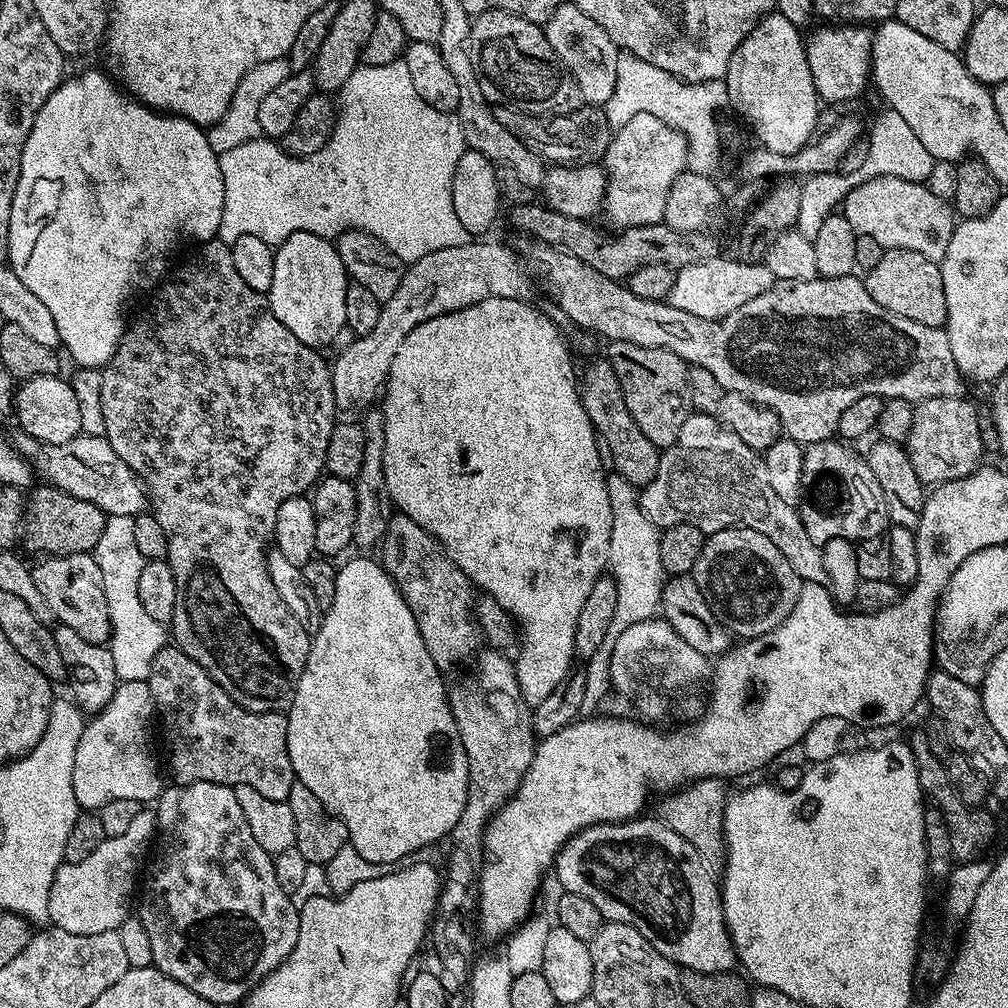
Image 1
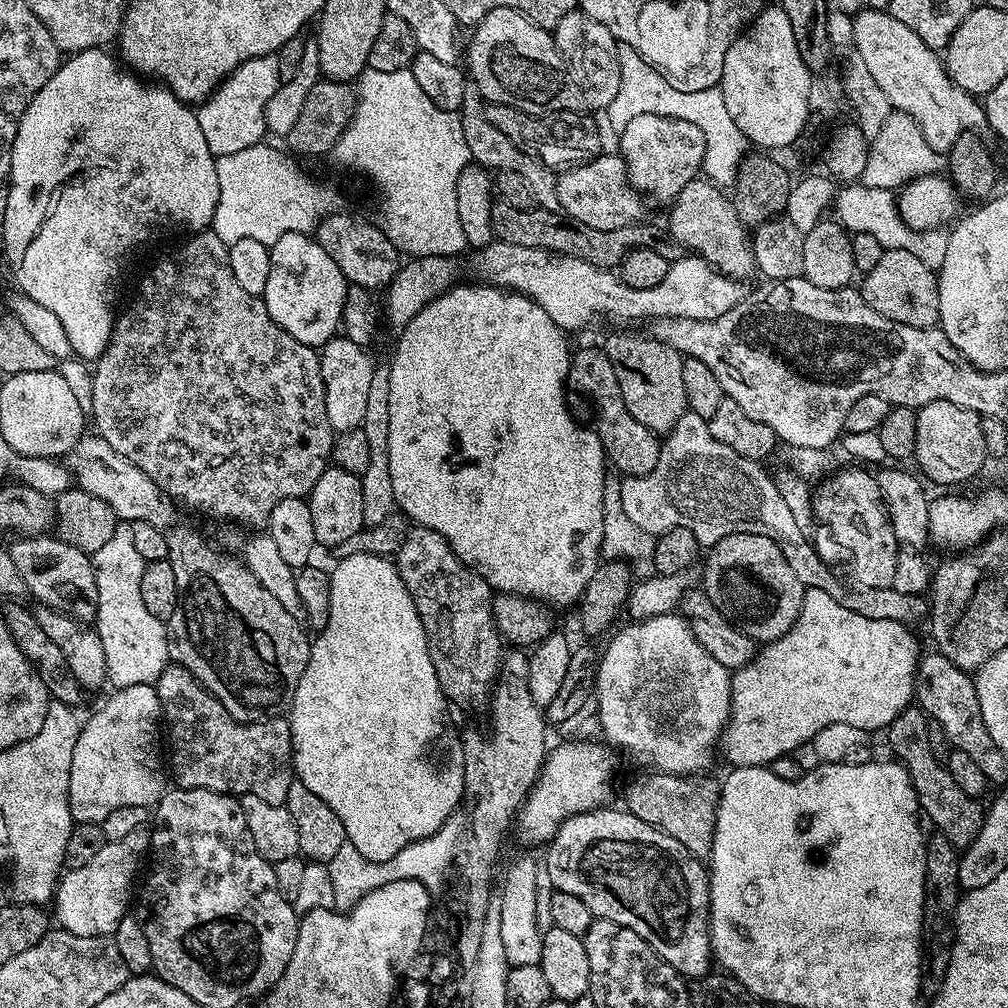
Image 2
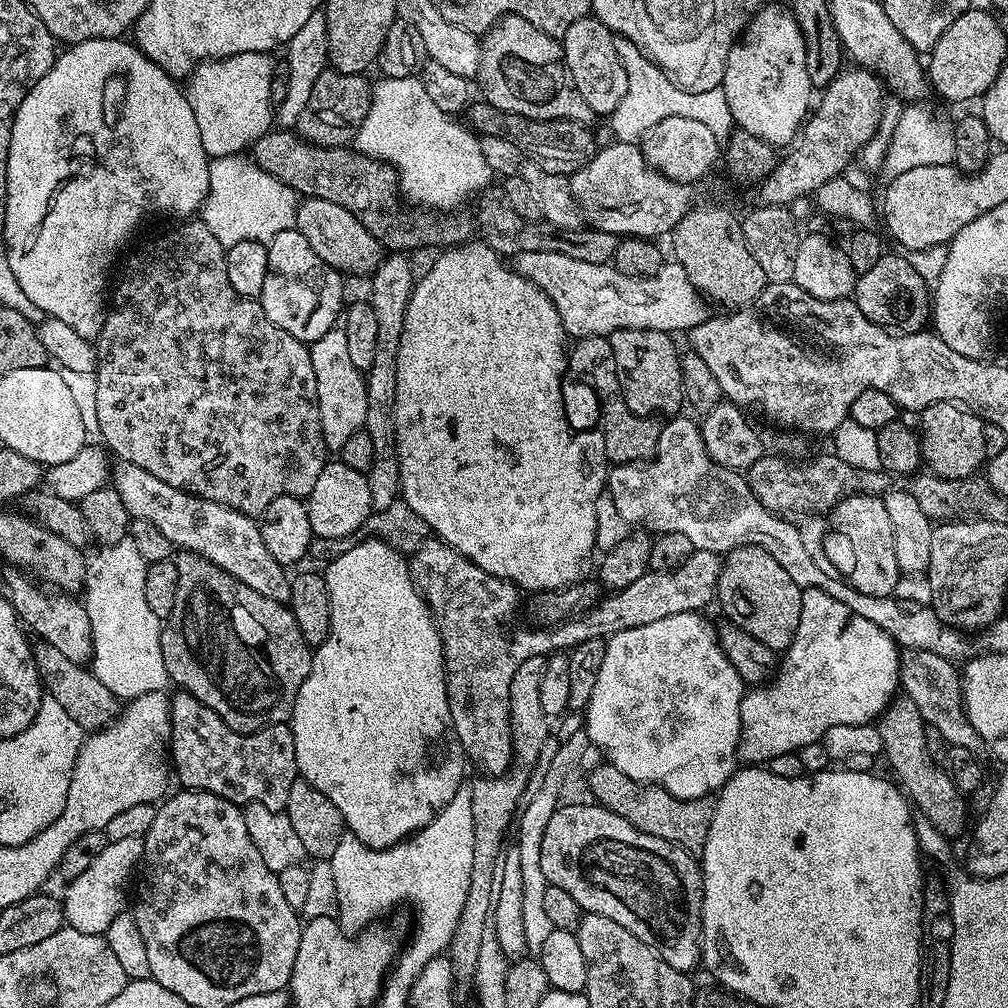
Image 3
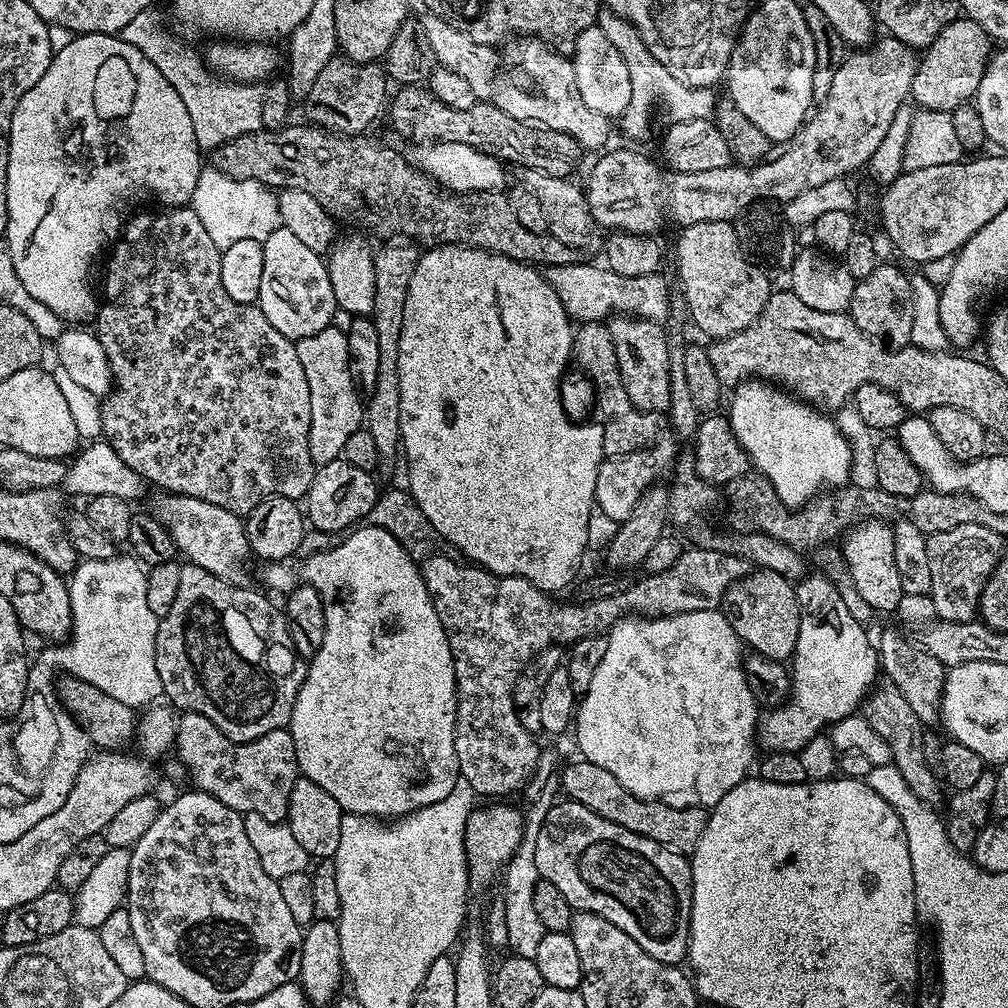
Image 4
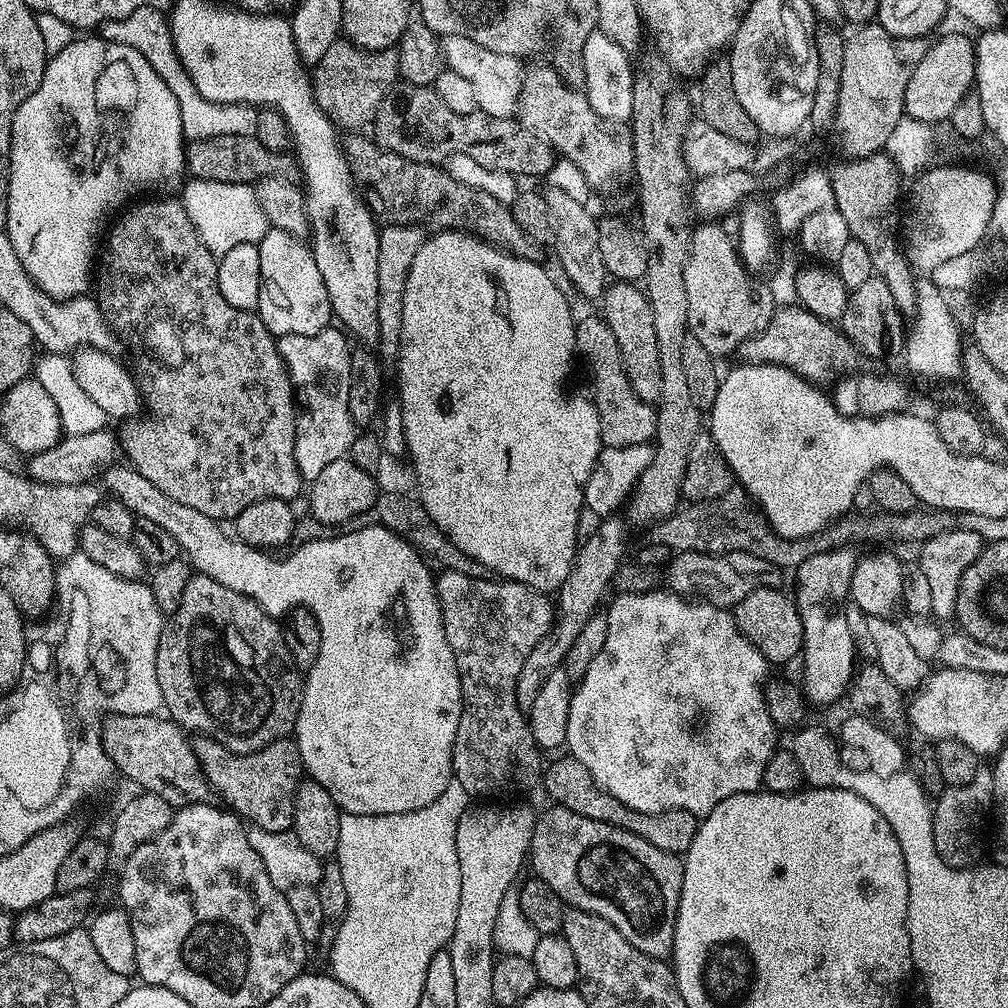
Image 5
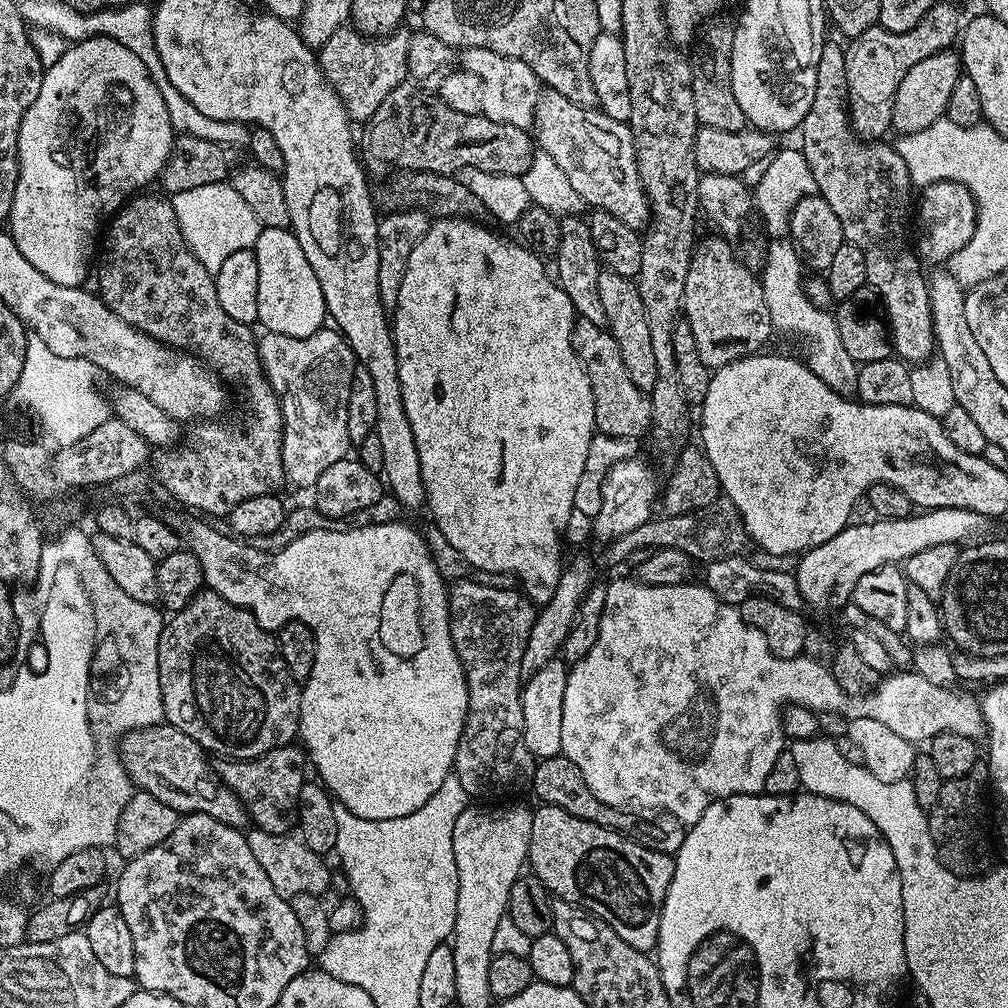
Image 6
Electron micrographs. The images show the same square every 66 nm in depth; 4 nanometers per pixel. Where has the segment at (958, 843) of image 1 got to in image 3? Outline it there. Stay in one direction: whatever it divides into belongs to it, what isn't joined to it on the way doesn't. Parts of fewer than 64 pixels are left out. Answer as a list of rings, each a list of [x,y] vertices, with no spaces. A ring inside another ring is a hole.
[[[903,694],[893,698],[875,721],[884,747],[883,759],[888,759],[893,772],[891,775],[906,793],[911,807],[918,812],[920,808],[919,815],[935,826],[945,838],[953,838],[964,827],[969,827],[968,804],[964,801],[967,799],[965,793],[959,792],[954,786],[947,771],[930,758],[930,753],[926,750],[925,725],[922,714],[918,714],[918,706],[914,706],[914,702],[910,702],[910,698]]]

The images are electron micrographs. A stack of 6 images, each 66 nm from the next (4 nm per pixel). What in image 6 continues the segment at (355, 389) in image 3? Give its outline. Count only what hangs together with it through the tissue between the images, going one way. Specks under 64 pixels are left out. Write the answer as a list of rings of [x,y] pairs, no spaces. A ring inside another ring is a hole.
[[[325,326],[319,332],[310,334],[306,338],[290,338],[286,334],[274,334],[269,331],[265,331],[263,335],[258,340],[260,365],[264,367],[264,374],[268,378],[268,384],[276,391],[277,396],[280,397],[280,409],[282,410],[282,418],[284,419],[284,437],[282,438],[284,475],[289,485],[297,484],[300,488],[311,489],[318,482],[318,478],[322,478],[322,473],[328,467],[334,466],[334,462],[345,459],[349,455],[350,445],[348,435],[346,434],[346,406],[350,402],[350,386],[354,382],[354,370],[358,367],[358,361],[356,355],[350,350],[350,346],[344,340],[343,335],[332,326]]]

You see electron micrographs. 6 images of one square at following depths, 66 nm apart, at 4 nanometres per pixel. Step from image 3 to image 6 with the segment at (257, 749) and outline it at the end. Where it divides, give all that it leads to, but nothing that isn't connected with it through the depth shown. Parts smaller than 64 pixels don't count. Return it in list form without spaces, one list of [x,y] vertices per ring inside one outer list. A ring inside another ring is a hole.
[[[291,743],[249,760],[220,758],[215,761],[214,767],[220,775],[220,781],[230,786],[242,806],[246,806],[248,819],[255,827],[270,834],[287,836],[298,824],[296,807],[300,801],[302,786],[306,783],[304,764],[306,768],[303,747]]]

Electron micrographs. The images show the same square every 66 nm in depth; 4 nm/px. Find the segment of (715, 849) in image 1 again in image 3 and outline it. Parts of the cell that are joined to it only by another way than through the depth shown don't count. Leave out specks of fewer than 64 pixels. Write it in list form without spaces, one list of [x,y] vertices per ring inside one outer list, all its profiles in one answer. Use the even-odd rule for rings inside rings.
[[[600,762],[597,768],[588,768],[587,774],[588,792],[592,795],[589,797],[606,810],[618,814],[618,818],[626,818],[626,822],[642,830],[642,834],[654,834],[654,838],[662,838],[680,848],[703,849],[710,834],[713,809],[707,799],[679,800],[657,784],[639,784],[634,778],[626,778],[618,766],[607,762]]]

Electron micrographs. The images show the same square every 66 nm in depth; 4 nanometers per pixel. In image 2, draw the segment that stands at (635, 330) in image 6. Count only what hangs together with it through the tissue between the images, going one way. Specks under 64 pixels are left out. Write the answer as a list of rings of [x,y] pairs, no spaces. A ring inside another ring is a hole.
[[[612,336],[603,341],[602,347],[610,362],[614,362],[626,410],[652,432],[666,434],[674,430],[678,418],[688,411],[686,385],[682,382],[684,357],[662,341],[644,336]]]

